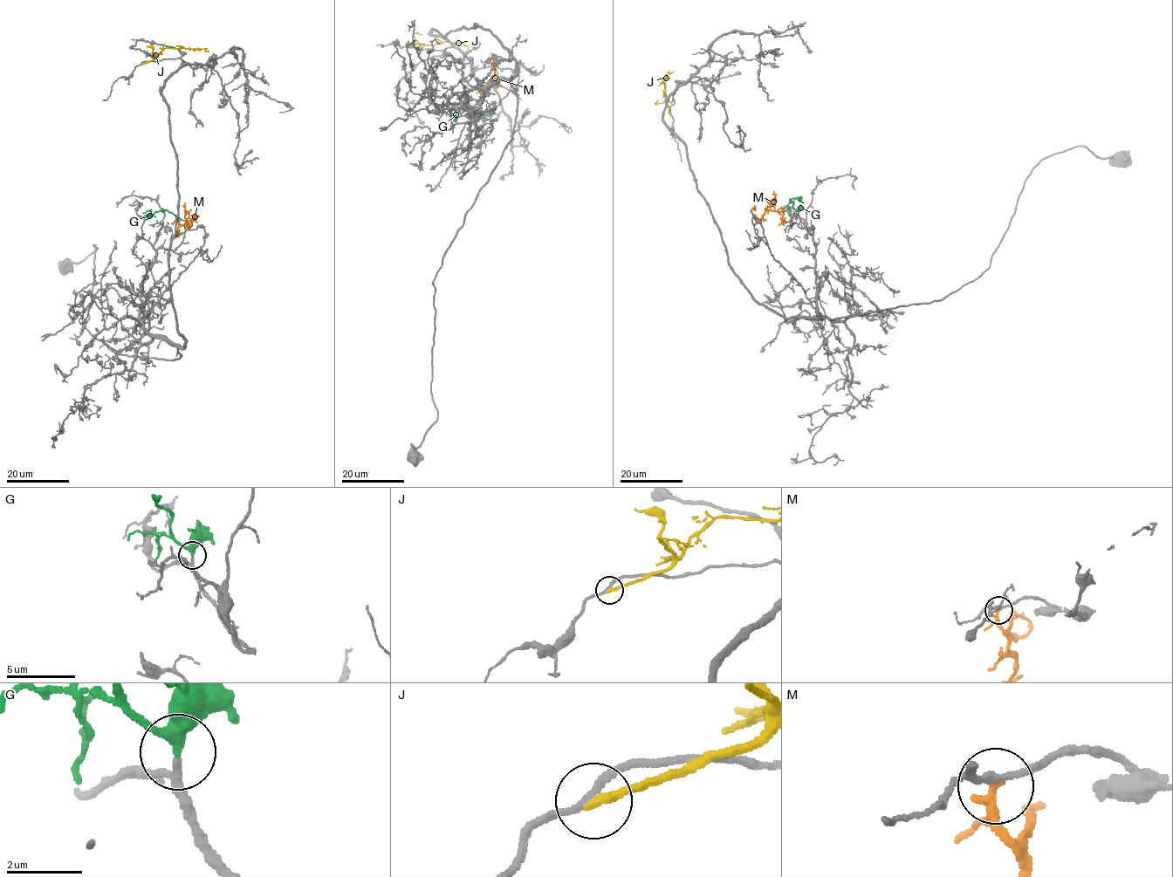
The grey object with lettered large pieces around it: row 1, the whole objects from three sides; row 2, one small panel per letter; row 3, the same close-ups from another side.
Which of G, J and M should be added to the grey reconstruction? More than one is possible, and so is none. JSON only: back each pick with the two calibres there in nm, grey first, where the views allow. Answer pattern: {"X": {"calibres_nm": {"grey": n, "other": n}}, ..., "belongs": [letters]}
{"G": {"calibres_nm": {"grey": 190, "other": 300}}, "belongs": ["G"]}

